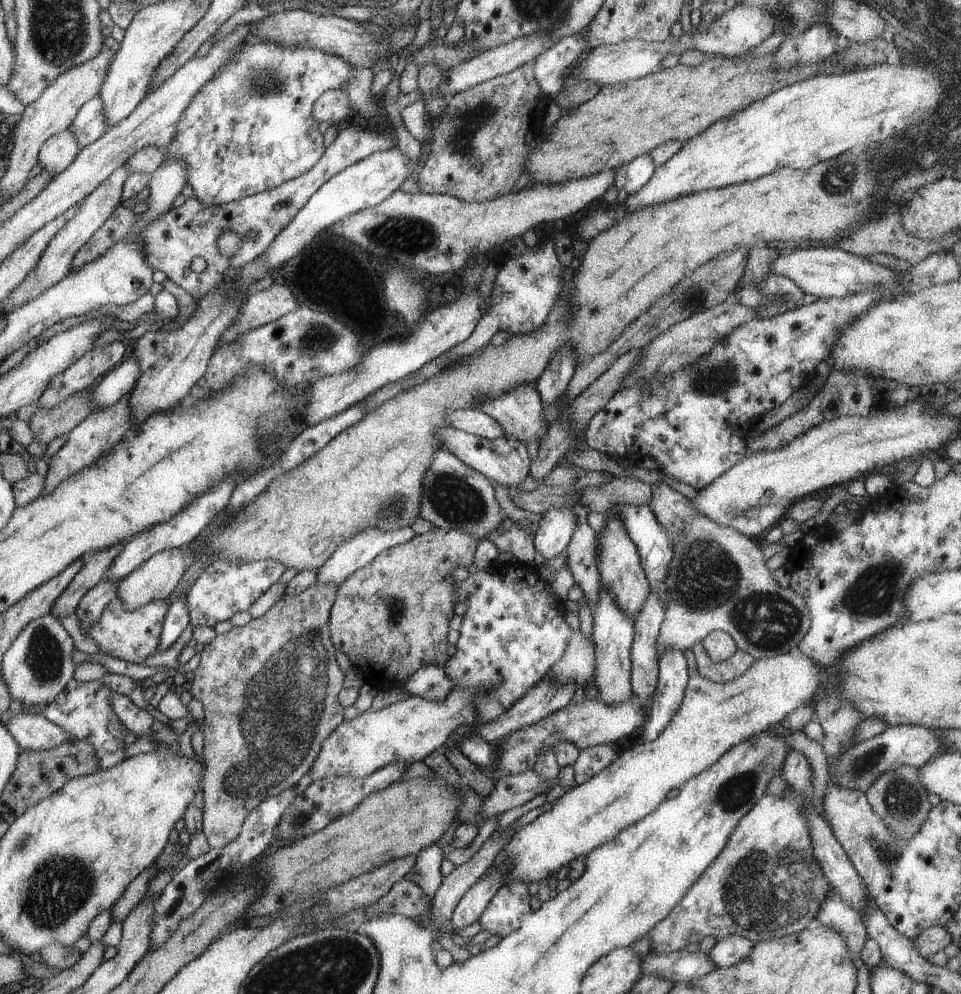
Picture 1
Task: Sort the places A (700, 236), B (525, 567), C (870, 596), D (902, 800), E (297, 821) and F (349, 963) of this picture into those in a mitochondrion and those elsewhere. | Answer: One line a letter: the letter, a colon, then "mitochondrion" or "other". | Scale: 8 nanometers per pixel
A: other
B: other
C: mitochondrion
D: mitochondrion
E: mitochondrion
F: mitochondrion

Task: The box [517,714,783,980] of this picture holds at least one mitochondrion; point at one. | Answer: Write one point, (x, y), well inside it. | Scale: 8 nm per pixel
(734, 793)

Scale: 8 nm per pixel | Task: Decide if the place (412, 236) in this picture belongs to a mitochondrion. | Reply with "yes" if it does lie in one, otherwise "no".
yes

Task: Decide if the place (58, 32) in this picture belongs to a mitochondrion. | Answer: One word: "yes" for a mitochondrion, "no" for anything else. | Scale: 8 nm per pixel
yes

